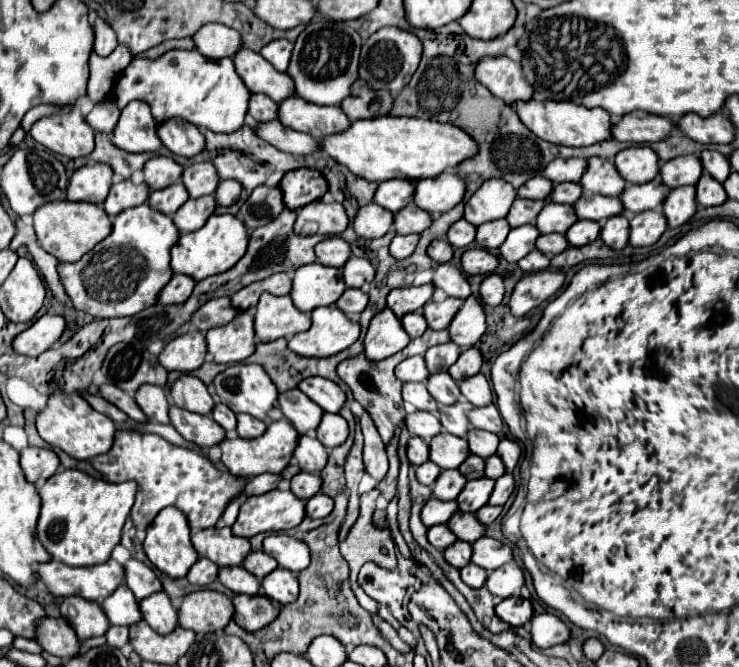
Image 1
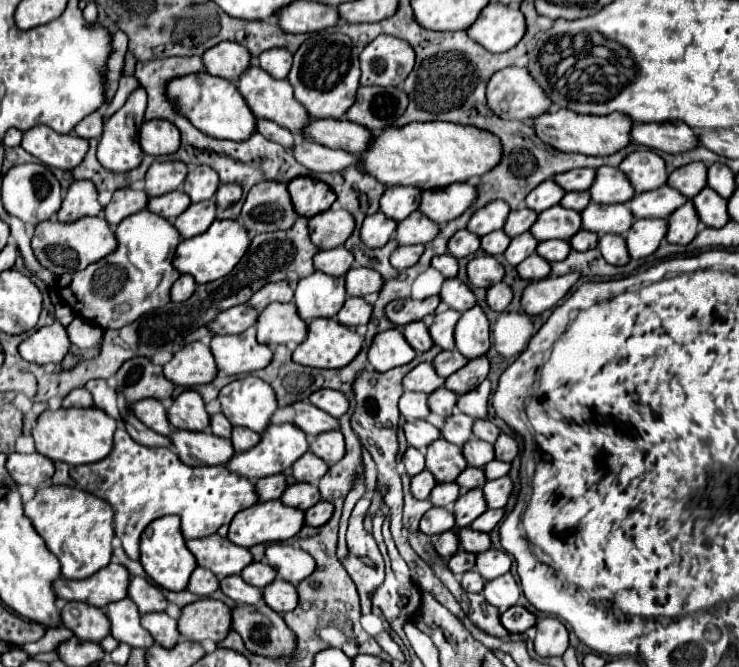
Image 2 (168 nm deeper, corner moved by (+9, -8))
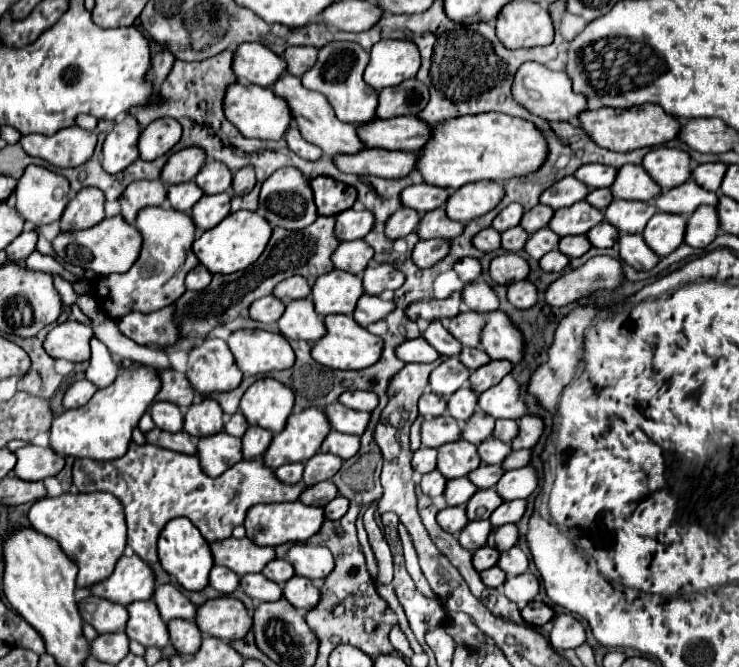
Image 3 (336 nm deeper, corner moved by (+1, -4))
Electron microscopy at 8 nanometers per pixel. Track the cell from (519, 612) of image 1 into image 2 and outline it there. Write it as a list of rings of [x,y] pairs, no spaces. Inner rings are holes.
[[[514,605],[508,611],[504,611],[500,615],[500,621],[508,629],[508,633],[524,633],[536,623],[534,615],[530,611],[526,611],[524,607],[520,607],[520,605]]]

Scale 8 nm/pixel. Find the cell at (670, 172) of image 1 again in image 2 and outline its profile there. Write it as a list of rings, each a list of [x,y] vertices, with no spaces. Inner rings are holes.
[[[688,163],[670,173],[668,183],[672,189],[680,191],[684,197],[692,199],[706,185],[706,165],[704,163]]]

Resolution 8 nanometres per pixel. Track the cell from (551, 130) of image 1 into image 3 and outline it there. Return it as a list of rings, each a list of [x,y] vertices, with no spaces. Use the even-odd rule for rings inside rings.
[[[640,105],[630,109],[596,109],[596,111],[584,111],[578,119],[582,129],[604,149],[610,151],[634,151],[642,147],[656,147],[666,141],[672,141],[680,133],[680,121],[674,115],[668,115],[660,105]]]

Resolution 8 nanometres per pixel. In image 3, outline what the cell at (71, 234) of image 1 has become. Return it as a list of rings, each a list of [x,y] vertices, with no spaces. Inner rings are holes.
[[[118,215],[112,219],[104,219],[98,225],[84,231],[60,233],[54,239],[52,247],[56,249],[58,257],[64,263],[72,263],[82,269],[92,269],[100,275],[110,275],[110,273],[124,273],[128,271],[128,267],[132,267],[132,263],[136,263],[142,247],[142,235],[134,225],[124,223],[124,219]]]

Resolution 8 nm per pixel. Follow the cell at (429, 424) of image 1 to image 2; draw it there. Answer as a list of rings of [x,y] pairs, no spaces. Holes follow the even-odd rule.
[[[410,421],[404,425],[404,433],[406,433],[406,439],[408,439],[408,445],[416,447],[418,451],[426,451],[426,447],[440,439],[440,431],[430,425],[428,421]]]

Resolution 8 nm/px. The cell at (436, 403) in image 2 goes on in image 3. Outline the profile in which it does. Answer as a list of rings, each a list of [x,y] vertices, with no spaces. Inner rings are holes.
[[[464,385],[460,391],[456,391],[450,399],[448,399],[448,413],[460,421],[460,423],[466,423],[472,413],[476,411],[476,399],[478,395],[470,389],[470,385]]]

